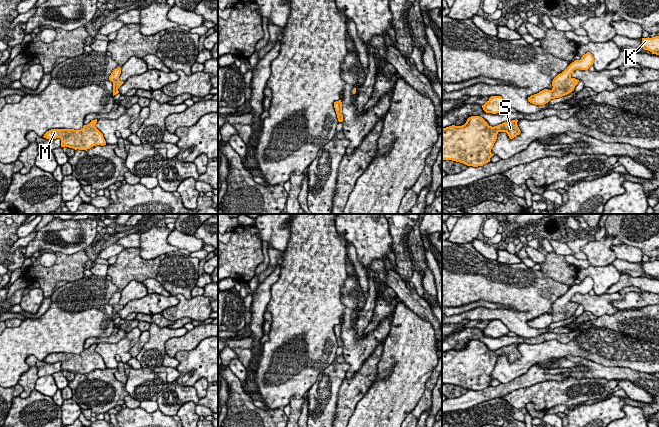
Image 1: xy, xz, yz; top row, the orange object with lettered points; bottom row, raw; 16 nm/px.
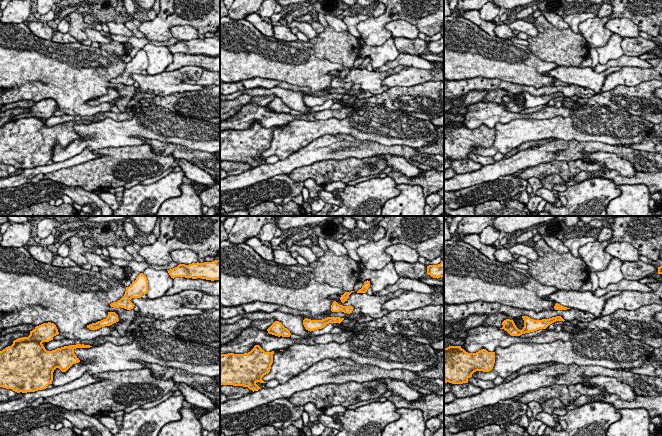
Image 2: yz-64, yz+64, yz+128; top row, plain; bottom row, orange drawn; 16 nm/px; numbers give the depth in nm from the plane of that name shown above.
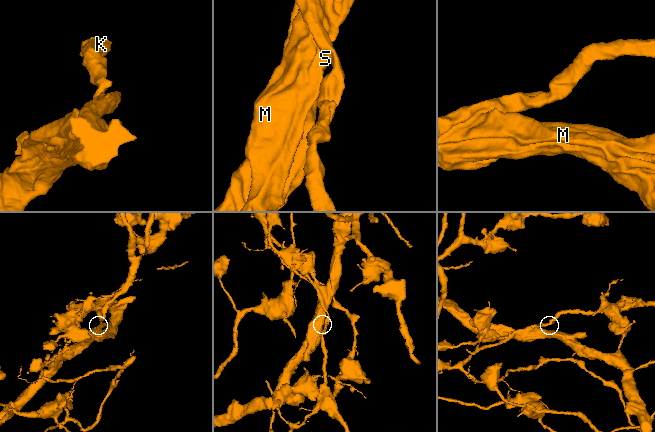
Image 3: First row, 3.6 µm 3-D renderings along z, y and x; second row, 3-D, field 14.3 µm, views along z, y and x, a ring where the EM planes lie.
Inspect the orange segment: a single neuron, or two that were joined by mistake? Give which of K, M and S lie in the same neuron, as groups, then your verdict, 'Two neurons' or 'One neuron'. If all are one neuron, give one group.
Groups: K M S. One neuron

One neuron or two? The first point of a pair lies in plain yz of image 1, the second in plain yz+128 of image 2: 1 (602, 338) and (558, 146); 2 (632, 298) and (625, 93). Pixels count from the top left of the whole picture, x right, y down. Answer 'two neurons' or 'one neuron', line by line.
1: two neurons
2: two neurons

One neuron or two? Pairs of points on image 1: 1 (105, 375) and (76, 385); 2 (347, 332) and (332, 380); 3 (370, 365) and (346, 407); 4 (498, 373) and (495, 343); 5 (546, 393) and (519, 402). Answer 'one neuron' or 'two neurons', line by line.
1: one neuron
2: two neurons
3: one neuron
4: two neurons
5: one neuron

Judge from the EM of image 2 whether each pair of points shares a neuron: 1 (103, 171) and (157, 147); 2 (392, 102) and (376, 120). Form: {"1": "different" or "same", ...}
{"1": "different", "2": "different"}

